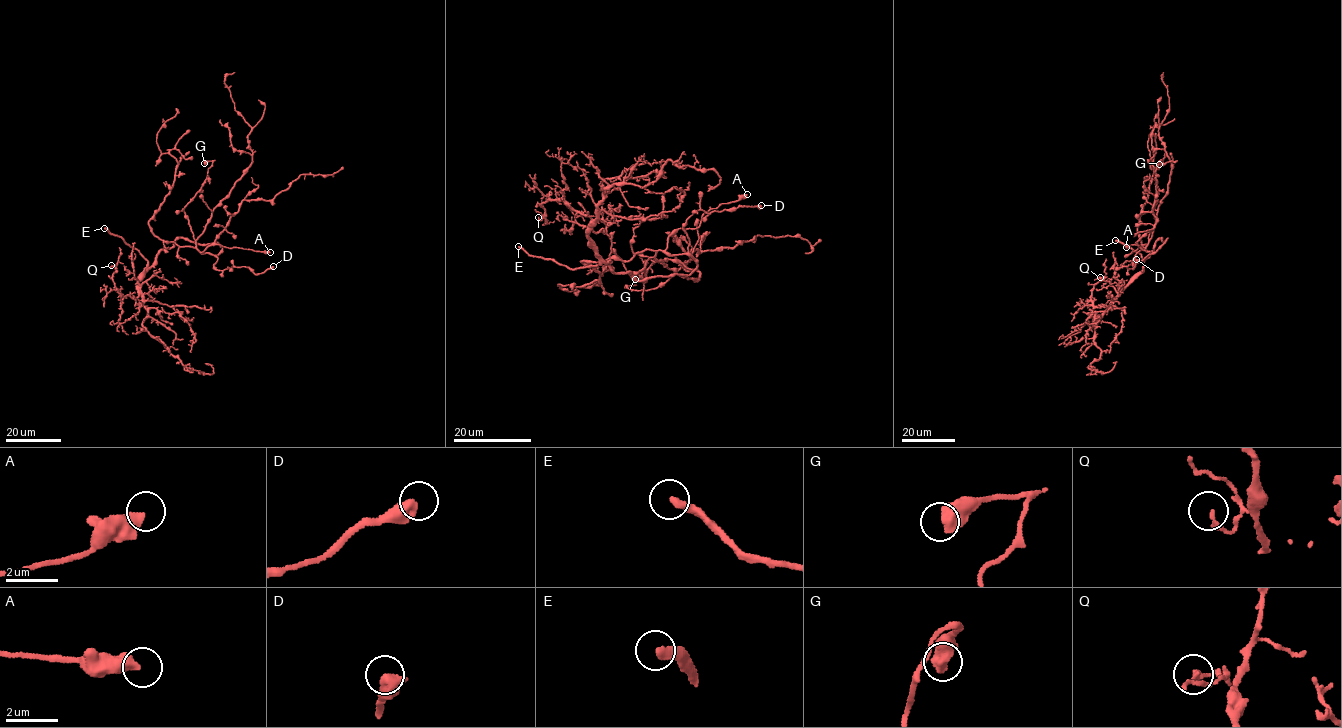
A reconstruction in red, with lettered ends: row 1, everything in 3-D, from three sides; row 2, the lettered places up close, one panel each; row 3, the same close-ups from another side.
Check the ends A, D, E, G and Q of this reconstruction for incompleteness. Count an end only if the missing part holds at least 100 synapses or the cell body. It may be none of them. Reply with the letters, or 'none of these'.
E

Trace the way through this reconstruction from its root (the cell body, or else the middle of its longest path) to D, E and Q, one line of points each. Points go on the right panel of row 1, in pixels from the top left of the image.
D: (1164, 241), (1154, 252), (1128, 269), (1132, 263), (1134, 268), (1136, 259)
E: (1164, 241), (1162, 238), (1155, 242), (1142, 271), (1141, 254), (1115, 240)
Q: (1164, 241), (1162, 238), (1155, 242), (1142, 272), (1107, 307), (1095, 306), (1091, 298), (1100, 277)

